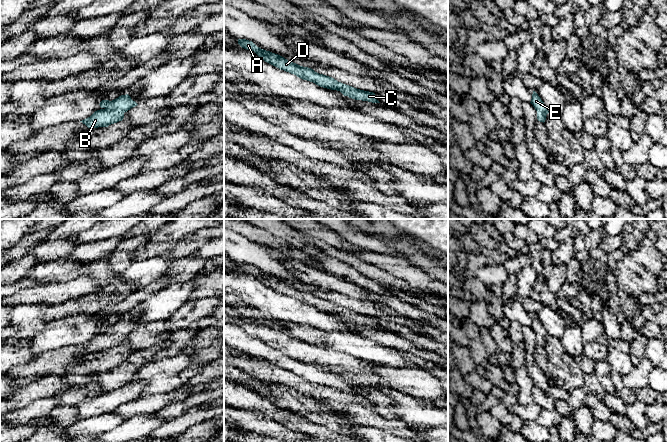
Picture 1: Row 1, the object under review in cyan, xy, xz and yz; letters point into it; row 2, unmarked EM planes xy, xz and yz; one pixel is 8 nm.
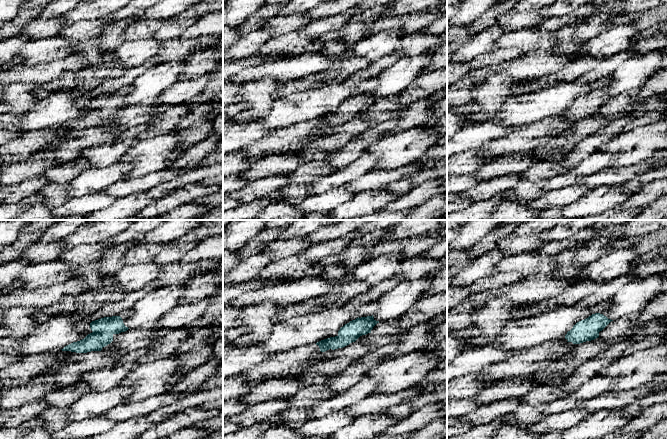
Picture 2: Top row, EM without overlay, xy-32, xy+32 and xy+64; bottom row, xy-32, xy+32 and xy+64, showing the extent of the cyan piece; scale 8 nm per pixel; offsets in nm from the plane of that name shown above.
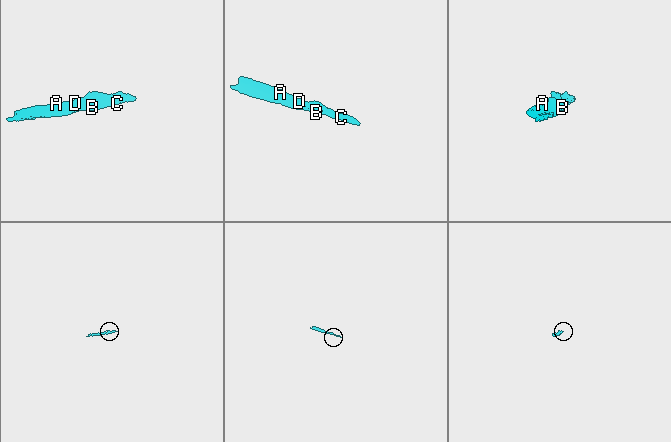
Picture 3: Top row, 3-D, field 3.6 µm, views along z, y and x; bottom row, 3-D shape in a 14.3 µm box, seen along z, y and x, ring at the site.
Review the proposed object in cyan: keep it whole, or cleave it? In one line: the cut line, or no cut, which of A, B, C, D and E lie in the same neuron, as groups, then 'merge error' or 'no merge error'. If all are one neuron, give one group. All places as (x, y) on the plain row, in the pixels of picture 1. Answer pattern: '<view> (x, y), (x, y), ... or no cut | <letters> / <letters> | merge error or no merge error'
no cut | A B C D E | no merge error

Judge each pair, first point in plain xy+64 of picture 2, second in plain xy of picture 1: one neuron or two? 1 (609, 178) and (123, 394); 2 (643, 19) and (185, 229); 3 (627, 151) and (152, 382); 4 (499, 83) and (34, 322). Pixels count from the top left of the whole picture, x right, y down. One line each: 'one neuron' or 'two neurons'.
1: two neurons
2: two neurons
3: one neuron
4: one neuron

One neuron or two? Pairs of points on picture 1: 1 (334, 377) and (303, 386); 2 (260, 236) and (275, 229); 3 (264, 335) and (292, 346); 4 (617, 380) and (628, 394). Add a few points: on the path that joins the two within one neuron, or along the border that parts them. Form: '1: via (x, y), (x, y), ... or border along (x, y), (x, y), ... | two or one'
1: border along (294, 373), (311, 382), (329, 385), (338, 389) | two
2: border along (262, 229), (280, 237), (289, 244) | two
3: via (271, 336), (285, 343) | one
4: via (618, 383), (625, 391) | one

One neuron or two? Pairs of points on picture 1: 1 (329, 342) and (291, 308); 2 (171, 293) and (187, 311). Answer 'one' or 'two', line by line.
1: two
2: two

